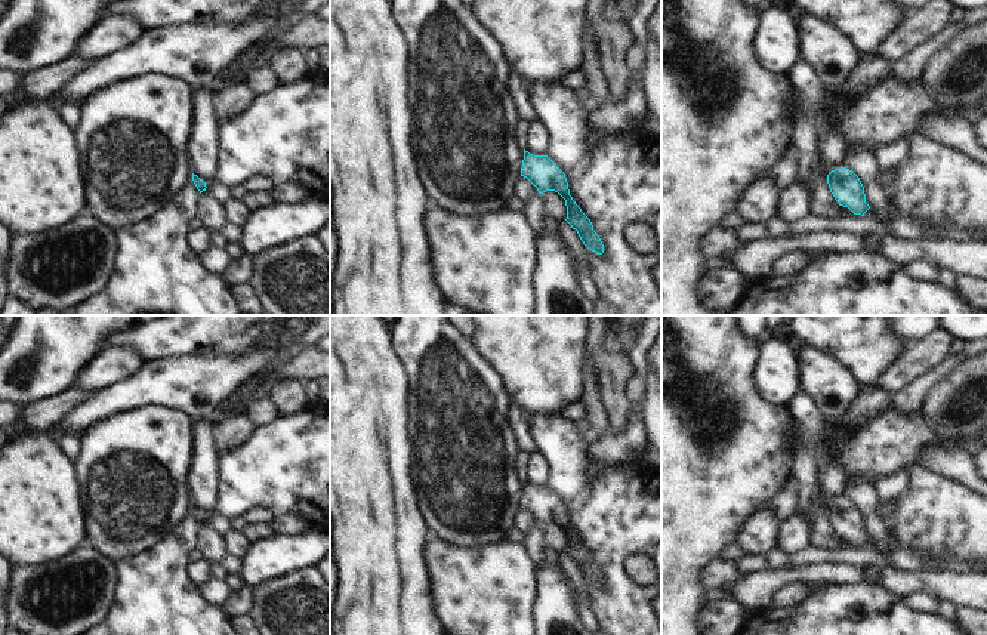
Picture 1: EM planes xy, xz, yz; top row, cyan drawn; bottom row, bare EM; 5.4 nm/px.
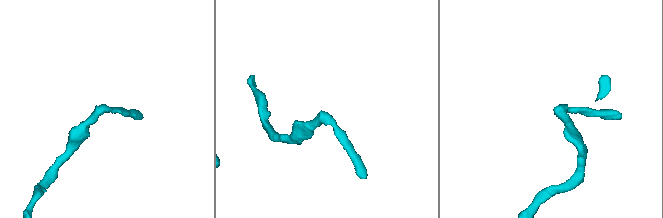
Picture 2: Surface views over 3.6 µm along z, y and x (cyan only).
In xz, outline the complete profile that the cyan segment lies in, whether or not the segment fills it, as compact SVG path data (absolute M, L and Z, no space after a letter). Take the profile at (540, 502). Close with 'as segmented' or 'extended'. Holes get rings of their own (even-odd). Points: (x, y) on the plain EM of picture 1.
M524 481L521 508L527 509L537 520L539 525L546 523L558 524L565 531L565 552L577 562L583 576L592 583L604 585L604 576L593 562L590 551L570 527L565 505L548 487L534 487Z; as segmented

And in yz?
M835 500L827 506L830 524L839 537L848 539L854 546L861 546L870 540L866 534L864 518L860 509L849 500Z; as segmented

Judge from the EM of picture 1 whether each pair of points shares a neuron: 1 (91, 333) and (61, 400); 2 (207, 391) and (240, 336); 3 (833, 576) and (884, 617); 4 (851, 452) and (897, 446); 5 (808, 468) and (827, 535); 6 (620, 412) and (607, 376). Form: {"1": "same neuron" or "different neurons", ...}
{"1": "different neurons", "2": "different neurons", "3": "different neurons", "4": "same neuron", "5": "same neuron", "6": "same neuron"}

